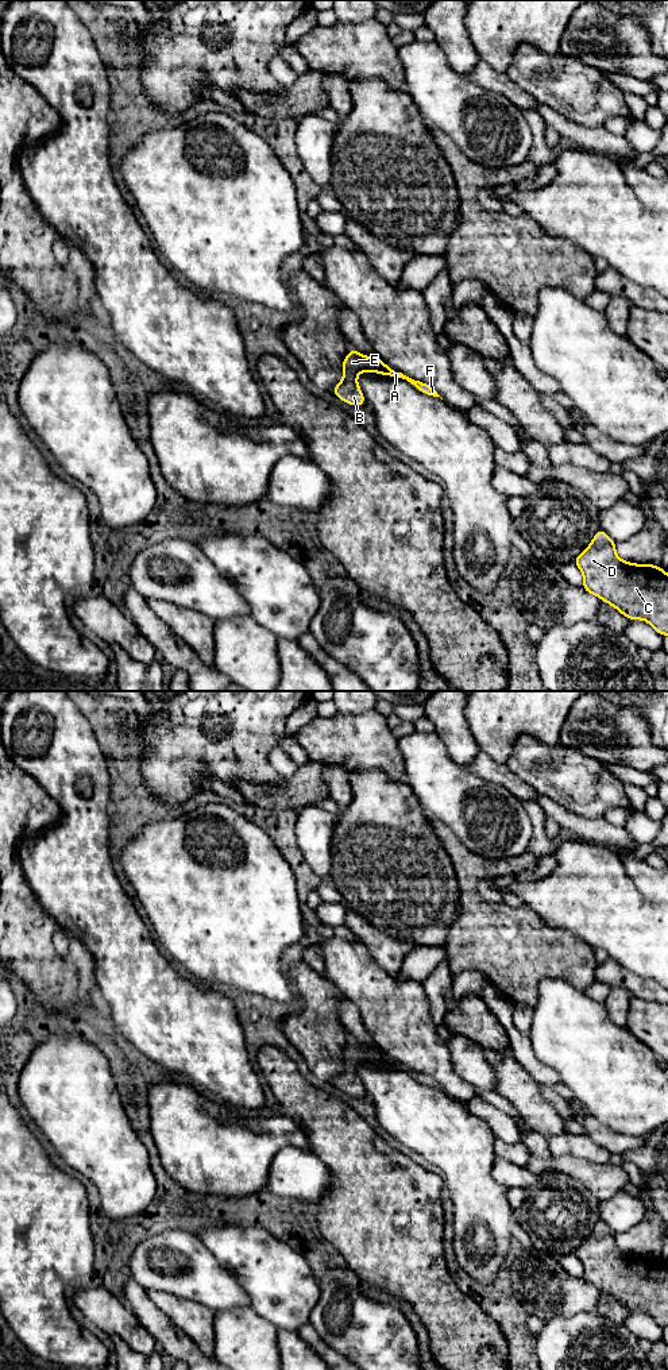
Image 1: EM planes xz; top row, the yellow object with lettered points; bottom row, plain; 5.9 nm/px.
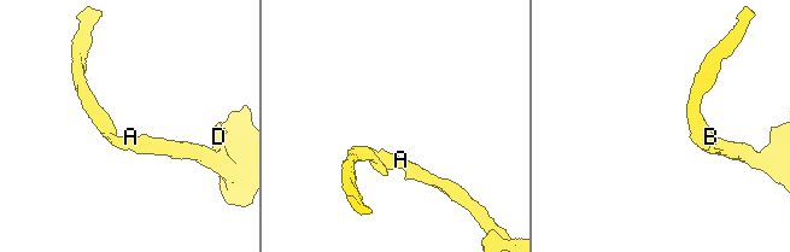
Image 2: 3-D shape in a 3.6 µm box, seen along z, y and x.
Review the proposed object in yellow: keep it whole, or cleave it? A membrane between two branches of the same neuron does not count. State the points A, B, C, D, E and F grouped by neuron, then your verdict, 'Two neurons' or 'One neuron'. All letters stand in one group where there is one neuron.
Groups: A B C D E F. One neuron

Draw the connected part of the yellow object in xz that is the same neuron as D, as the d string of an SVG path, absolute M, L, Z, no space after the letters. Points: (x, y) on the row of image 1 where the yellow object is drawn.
M599 529L591 544L574 560L583 574L583 588L596 595L601 601L607 602L622 613L629 620L646 621L659 634L668 634L668 574L659 566L641 566L636 563L623 561L615 552L615 541Z

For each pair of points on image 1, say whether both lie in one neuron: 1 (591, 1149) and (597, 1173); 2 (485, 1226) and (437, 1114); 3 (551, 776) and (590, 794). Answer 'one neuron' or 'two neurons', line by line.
1: two neurons
2: one neuron
3: one neuron

